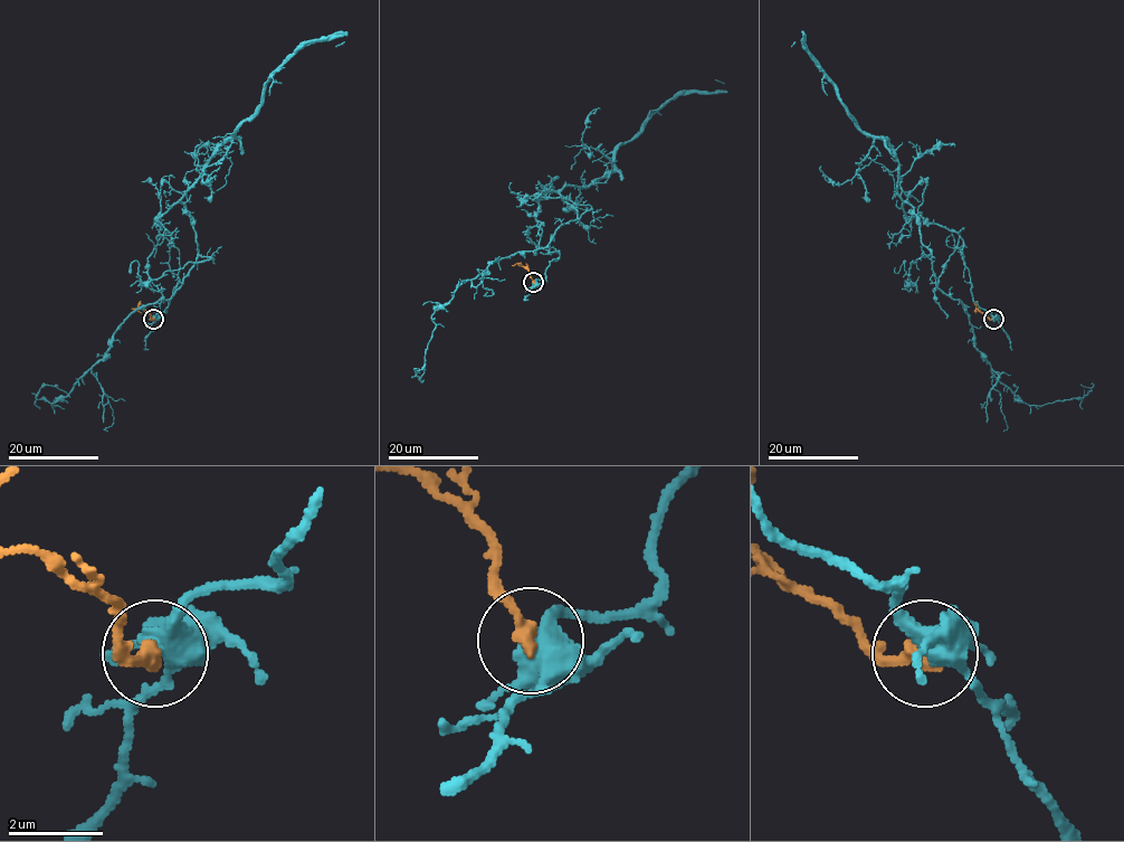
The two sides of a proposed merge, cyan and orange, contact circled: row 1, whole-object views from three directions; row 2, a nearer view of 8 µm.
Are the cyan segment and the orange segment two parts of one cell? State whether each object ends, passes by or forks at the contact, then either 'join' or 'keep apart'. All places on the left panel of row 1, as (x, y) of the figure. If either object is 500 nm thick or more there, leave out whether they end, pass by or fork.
cyan forks there; orange ends there; keep apart

